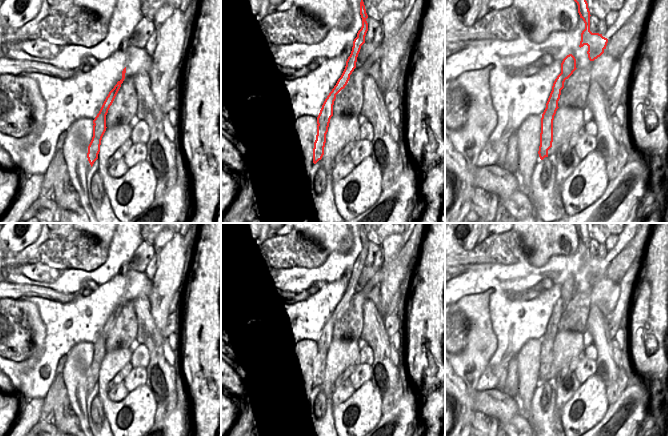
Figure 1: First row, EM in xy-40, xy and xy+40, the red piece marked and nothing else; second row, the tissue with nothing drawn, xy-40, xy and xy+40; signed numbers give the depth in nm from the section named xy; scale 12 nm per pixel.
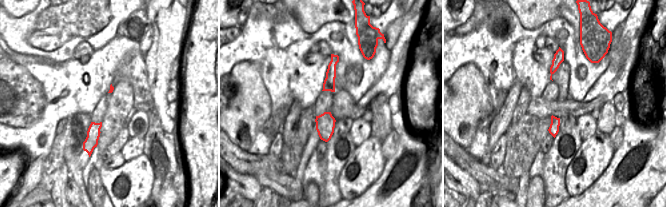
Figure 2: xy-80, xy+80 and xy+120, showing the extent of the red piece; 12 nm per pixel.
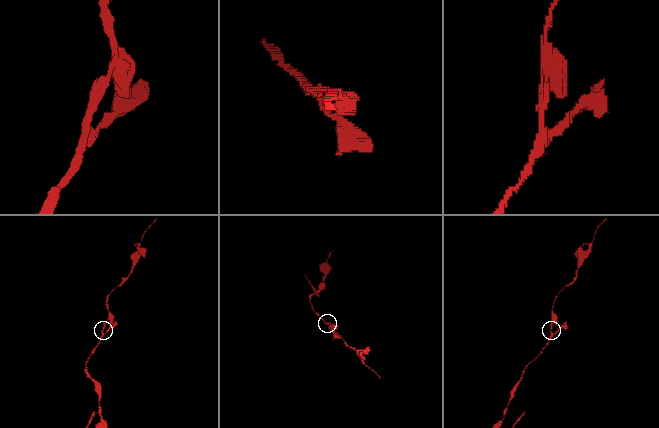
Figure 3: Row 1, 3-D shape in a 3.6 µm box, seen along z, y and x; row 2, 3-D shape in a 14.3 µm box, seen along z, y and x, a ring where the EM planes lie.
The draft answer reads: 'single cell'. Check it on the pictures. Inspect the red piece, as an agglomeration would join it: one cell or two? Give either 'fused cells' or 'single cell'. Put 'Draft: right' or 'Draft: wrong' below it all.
fused cells
Draft: wrong

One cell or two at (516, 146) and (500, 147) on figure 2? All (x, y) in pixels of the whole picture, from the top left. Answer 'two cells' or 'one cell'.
two cells

